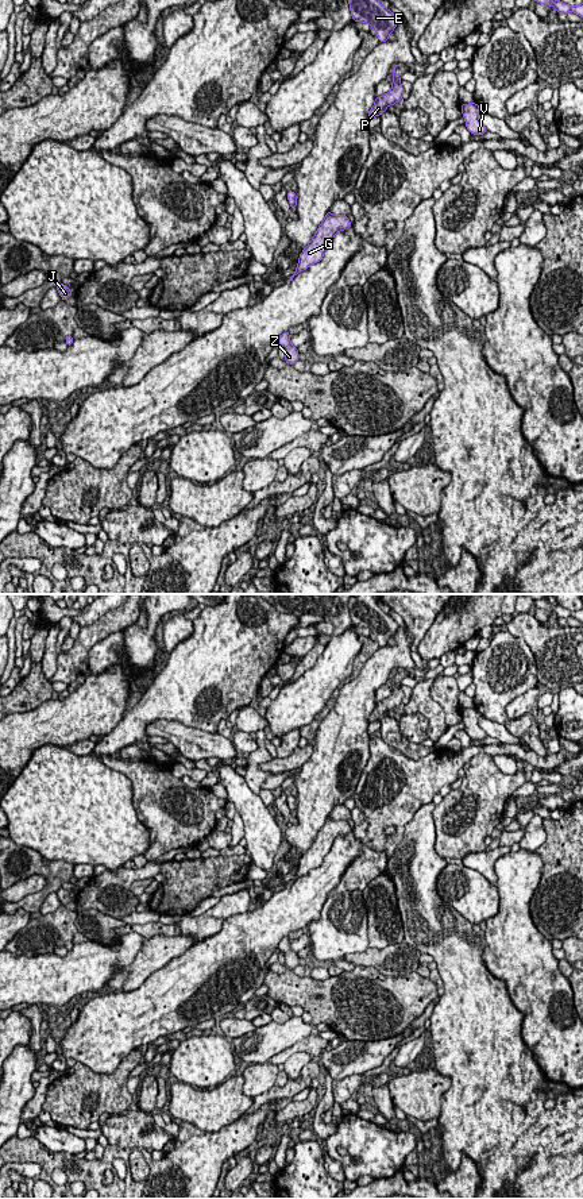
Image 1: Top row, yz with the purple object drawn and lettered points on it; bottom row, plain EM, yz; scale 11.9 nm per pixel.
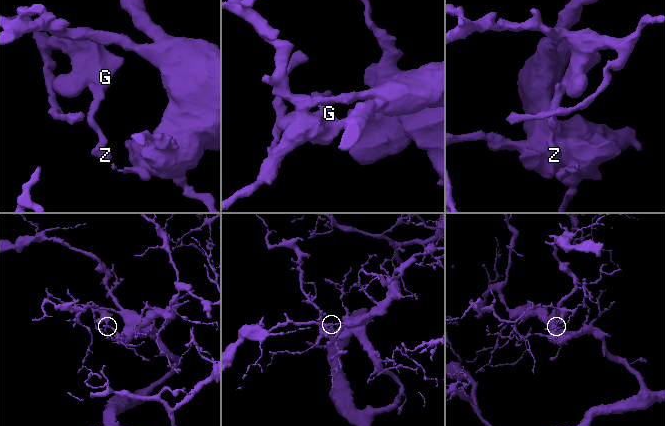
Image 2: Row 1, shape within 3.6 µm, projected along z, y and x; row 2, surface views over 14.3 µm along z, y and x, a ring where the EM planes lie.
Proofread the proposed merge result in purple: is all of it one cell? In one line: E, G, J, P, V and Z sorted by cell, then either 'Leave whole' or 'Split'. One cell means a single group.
Groups: E G J P V Z. Leave whole

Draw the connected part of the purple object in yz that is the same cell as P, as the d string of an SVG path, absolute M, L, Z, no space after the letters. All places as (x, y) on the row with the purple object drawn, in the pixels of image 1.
M395 65L394 69L391 70L393 73L391 90L375 99L375 103L368 112L368 117L382 115L389 105L394 105L397 101L402 99L405 90L401 85L401 77L395 74L397 66L398 65Z

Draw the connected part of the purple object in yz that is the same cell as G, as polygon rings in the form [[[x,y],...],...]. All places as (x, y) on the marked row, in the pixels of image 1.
[[[328,211],[323,223],[318,225],[313,239],[300,254],[297,269],[294,274],[290,277],[289,282],[293,281],[293,278],[298,273],[306,270],[310,265],[320,262],[325,251],[329,248],[333,236],[339,231],[348,230],[351,225],[352,224],[348,220],[348,216],[345,215],[335,216]]]

